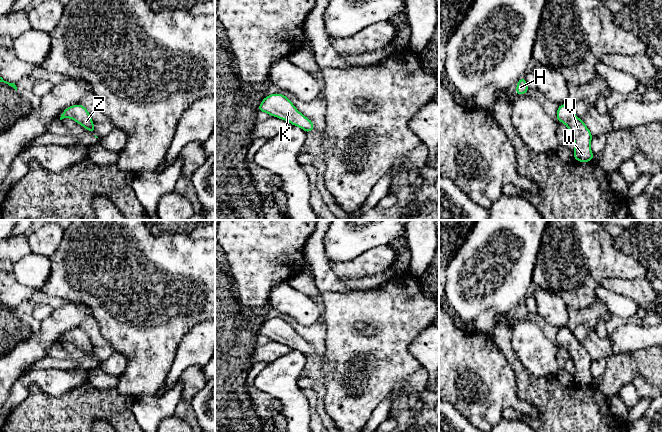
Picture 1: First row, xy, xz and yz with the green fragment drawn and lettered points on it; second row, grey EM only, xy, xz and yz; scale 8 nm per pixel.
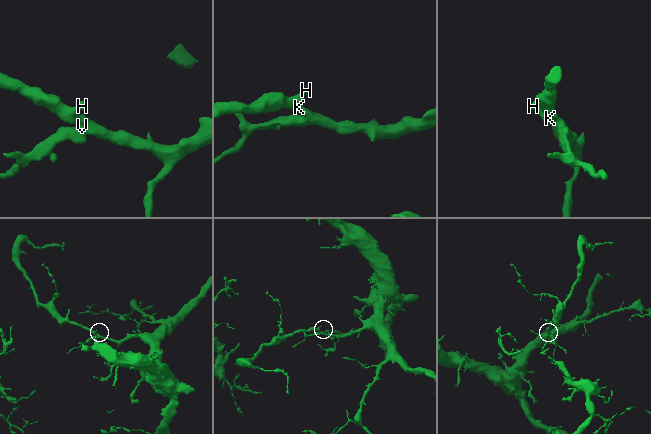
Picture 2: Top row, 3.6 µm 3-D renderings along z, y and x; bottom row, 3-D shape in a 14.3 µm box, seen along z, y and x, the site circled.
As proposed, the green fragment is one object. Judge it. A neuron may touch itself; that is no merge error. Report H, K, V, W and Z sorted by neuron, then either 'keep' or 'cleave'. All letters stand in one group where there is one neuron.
H K V W Z; keep

